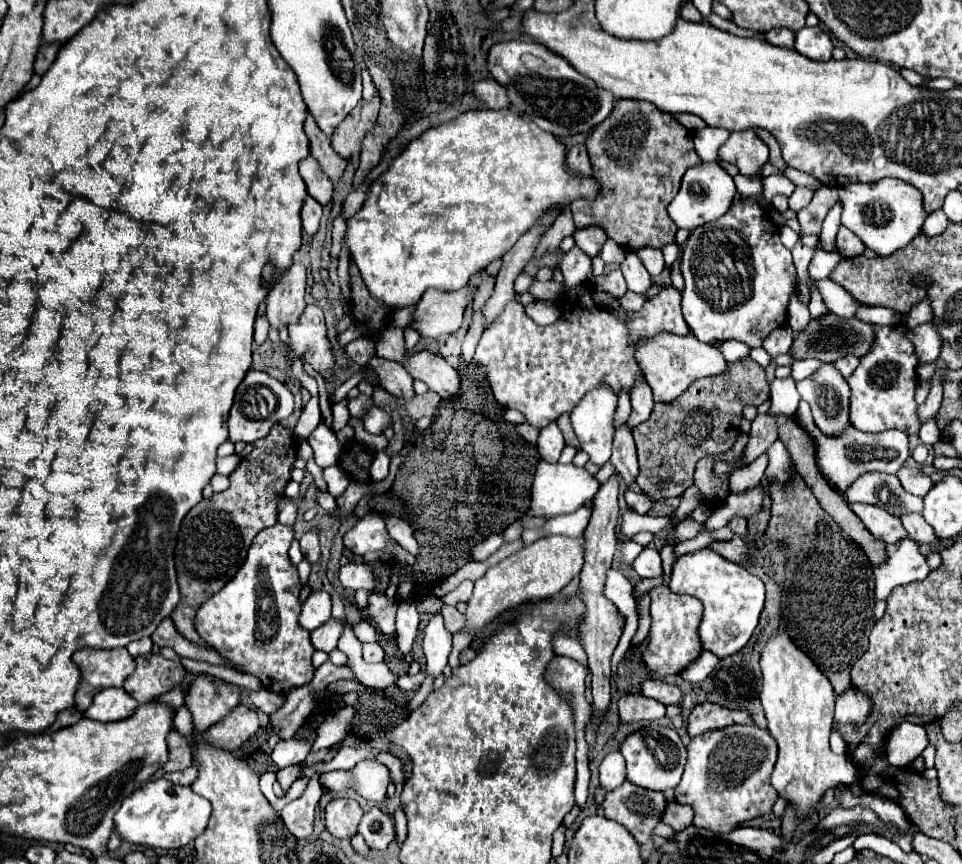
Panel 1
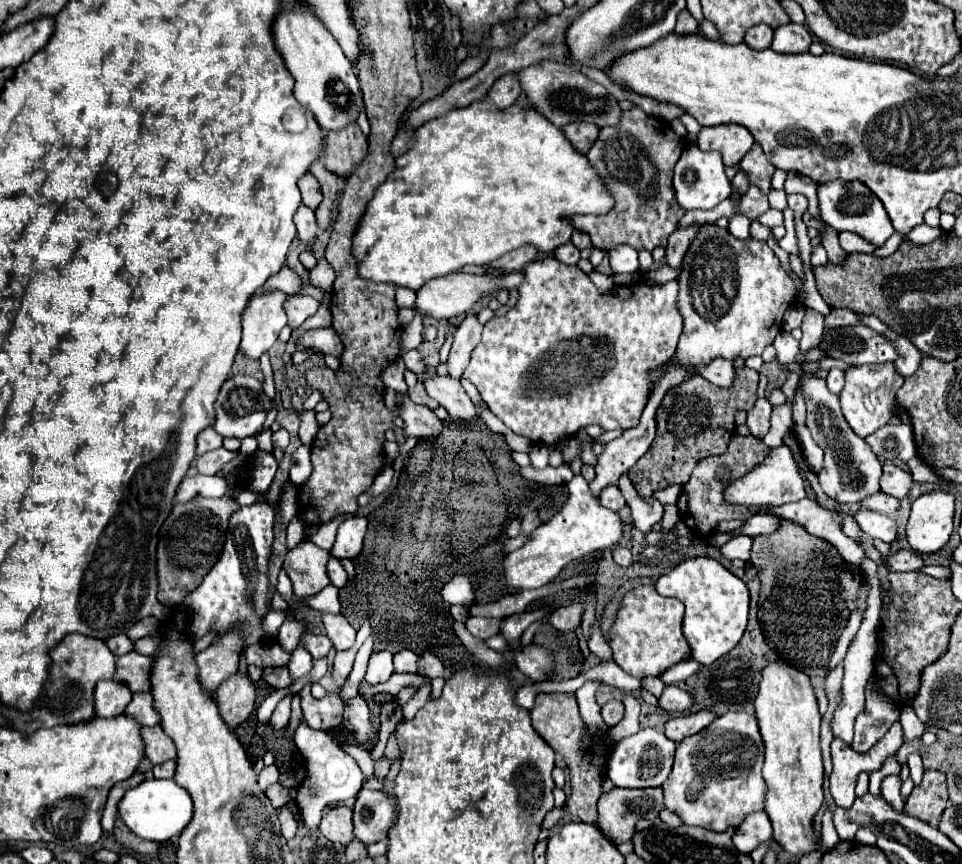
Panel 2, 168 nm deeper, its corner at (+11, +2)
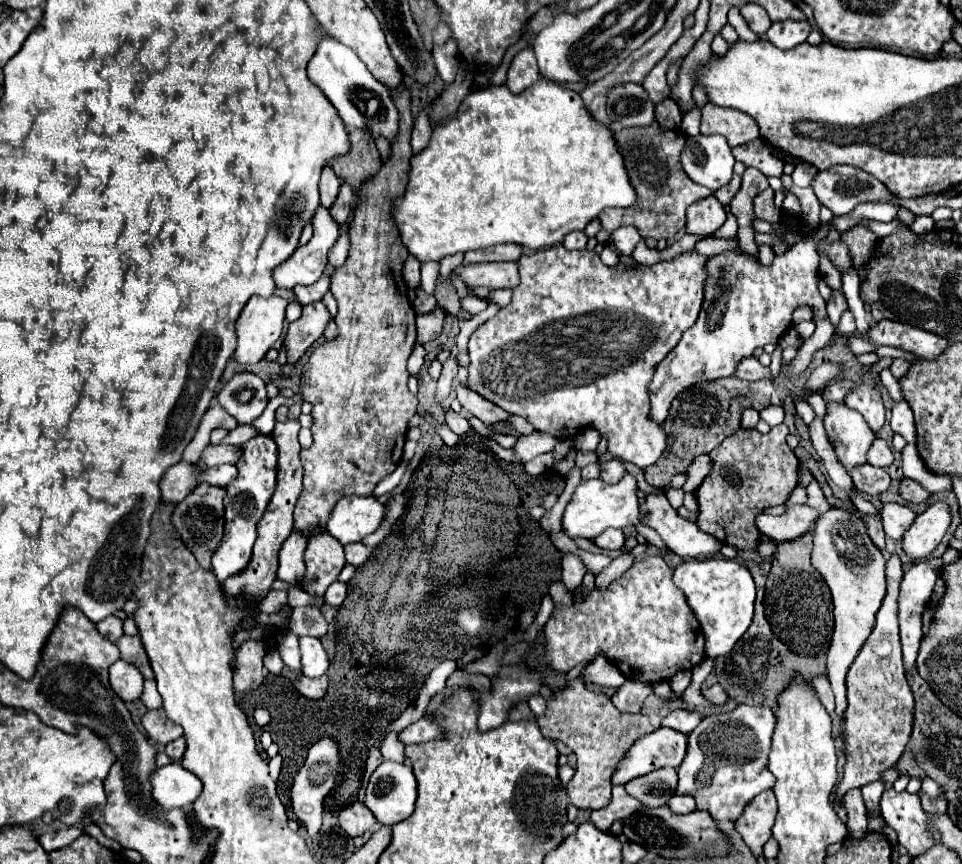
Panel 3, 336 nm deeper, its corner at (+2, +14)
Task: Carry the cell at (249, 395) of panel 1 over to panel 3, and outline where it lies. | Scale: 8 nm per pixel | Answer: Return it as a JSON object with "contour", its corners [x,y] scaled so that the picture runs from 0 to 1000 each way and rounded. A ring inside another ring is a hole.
{"contour":[[[259,431],[244,433],[226,456],[228,468],[246,484],[248,491],[261,491],[278,470],[275,442]]]}

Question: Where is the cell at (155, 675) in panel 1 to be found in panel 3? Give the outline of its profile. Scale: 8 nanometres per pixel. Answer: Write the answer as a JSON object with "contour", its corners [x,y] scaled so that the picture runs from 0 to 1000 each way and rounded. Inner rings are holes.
{"contour":[[[128,734],[120,745],[124,748],[126,762],[130,766],[138,769],[151,785],[159,785],[159,775],[155,771],[155,762],[153,762],[153,757],[149,752],[149,745],[147,745],[144,736],[132,736],[132,734]]]}

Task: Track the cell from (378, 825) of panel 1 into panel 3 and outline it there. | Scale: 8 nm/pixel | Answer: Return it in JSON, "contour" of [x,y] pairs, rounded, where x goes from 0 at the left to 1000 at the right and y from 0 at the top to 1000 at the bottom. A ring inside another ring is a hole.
{"contour":[[[400,880],[388,896],[381,910],[381,919],[379,919],[379,933],[390,942],[394,954],[400,956],[411,956],[413,951],[425,947],[431,938],[431,926],[433,926],[433,903],[429,898],[429,889],[427,884],[419,882],[406,882]]]}

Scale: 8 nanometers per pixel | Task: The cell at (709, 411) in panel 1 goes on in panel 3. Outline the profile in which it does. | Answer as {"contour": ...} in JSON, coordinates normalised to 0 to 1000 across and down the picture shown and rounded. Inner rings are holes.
{"contour":[[[749,438],[743,442],[718,447],[708,456],[704,456],[704,461],[698,468],[695,481],[689,488],[689,495],[693,500],[693,519],[687,532],[668,546],[670,556],[683,565],[695,565],[698,553],[702,549],[712,546],[727,525],[737,525],[754,507],[758,507],[770,495],[768,486],[774,472],[785,472],[789,477],[797,472],[804,449],[806,447],[801,440],[777,442],[768,438]]]}

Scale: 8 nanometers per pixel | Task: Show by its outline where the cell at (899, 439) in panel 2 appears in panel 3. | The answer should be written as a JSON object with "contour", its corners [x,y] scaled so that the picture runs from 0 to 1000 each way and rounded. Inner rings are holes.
{"contour":[[[941,463],[928,465],[926,472],[926,486],[924,486],[928,500],[937,502],[945,514],[951,514],[951,488],[949,488],[949,475]]]}

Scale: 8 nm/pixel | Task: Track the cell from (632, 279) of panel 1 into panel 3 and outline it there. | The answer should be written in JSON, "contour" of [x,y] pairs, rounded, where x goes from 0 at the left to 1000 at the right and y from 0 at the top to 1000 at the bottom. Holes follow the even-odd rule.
{"contour":[[[648,262],[648,264],[641,264],[639,269],[635,269],[635,278],[637,278],[637,285],[641,287],[643,294],[656,294],[660,282],[666,278],[666,273],[660,264]]]}

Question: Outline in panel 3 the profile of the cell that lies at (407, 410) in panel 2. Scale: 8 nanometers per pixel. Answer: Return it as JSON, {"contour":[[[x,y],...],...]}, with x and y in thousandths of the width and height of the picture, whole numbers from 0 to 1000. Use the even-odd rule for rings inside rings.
{"contour":[[[465,475],[463,488],[465,488],[465,493],[467,493],[473,502],[477,502],[477,505],[481,505],[481,502],[485,502],[485,500],[490,498],[485,484],[481,484],[479,479],[475,479],[475,477],[471,477],[471,475]]]}

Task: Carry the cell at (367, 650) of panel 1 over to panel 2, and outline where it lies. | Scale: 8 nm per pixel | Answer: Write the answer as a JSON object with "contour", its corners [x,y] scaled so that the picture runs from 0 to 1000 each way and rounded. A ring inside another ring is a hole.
{"contour":[[[335,711],[339,736],[347,743],[349,752],[362,752],[370,743],[370,729],[360,720],[358,713],[345,713],[345,711]]]}

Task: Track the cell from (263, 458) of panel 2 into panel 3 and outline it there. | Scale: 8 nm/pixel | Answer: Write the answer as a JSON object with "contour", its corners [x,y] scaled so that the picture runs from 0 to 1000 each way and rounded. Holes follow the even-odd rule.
{"contour":[[[265,505],[259,512],[251,516],[253,528],[246,535],[246,553],[234,565],[236,574],[232,579],[234,583],[234,616],[232,625],[228,627],[228,634],[221,644],[221,662],[228,674],[234,674],[240,664],[251,662],[257,657],[261,648],[261,637],[265,627],[265,611],[271,602],[280,579],[282,569],[286,567],[286,549],[288,549],[288,516],[282,509],[282,505]]]}

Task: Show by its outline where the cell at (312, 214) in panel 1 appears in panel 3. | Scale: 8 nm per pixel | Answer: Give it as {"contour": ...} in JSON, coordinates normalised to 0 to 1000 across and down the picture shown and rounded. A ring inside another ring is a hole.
{"contour":[[[332,238],[327,250],[325,250],[325,275],[317,285],[311,285],[298,303],[294,303],[290,310],[286,310],[286,329],[288,329],[288,333],[305,333],[309,329],[325,329],[325,326],[330,326],[332,319],[336,317],[338,308],[340,308],[340,292],[344,289],[344,285],[348,282],[350,275],[352,275],[352,262],[342,250],[342,243]]]}

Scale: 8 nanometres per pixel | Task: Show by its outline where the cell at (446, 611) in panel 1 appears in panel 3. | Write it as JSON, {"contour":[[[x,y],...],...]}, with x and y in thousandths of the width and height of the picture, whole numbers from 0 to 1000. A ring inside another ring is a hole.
{"contour":[[[598,785],[594,794],[577,801],[577,810],[573,810],[569,815],[569,822],[558,833],[558,838],[562,843],[562,850],[567,850],[573,856],[583,856],[600,873],[600,889],[598,889],[596,900],[589,907],[589,921],[594,924],[594,928],[600,935],[610,935],[610,938],[623,938],[623,935],[629,935],[633,931],[633,926],[635,926],[635,896],[641,889],[643,880],[650,875],[650,870],[656,866],[656,861],[660,861],[660,856],[664,856],[664,852],[670,852],[673,847],[681,845],[679,838],[675,836],[675,829],[643,824],[629,803],[610,799],[602,785]]]}

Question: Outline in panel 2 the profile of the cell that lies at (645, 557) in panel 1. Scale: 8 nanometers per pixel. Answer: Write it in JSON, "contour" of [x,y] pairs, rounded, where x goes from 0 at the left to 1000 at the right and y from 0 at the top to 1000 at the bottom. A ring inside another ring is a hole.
{"contour":[[[642,632],[642,634],[636,639],[636,644],[638,644],[638,650],[640,650],[644,657],[653,657],[653,655],[659,653],[659,644],[657,644],[657,639],[655,639],[651,632]]]}

